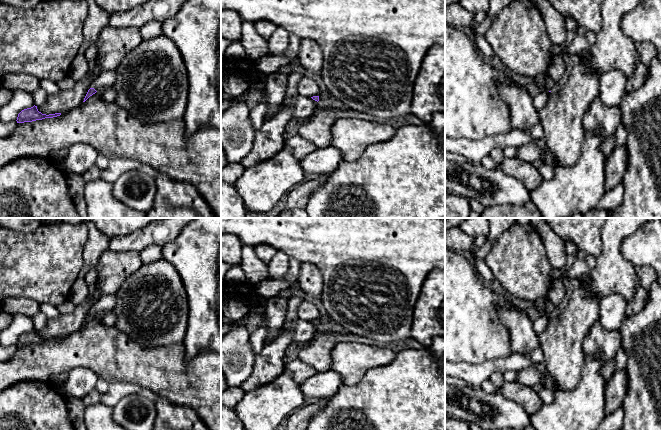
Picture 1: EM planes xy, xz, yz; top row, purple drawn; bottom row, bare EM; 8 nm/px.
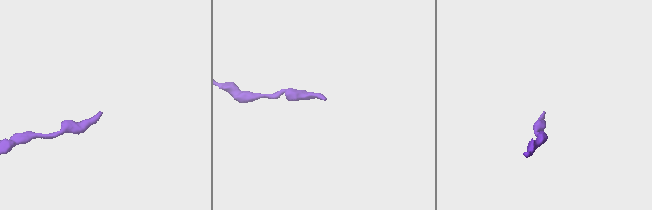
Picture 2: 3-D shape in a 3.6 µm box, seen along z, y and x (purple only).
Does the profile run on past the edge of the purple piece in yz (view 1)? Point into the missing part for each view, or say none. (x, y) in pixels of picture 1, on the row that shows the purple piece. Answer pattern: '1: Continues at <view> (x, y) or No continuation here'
1: No continuation here

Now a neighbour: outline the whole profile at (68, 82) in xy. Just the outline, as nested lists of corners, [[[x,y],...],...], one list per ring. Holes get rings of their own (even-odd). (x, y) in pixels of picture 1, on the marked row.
[[[70,75],[62,79],[61,81],[57,82],[57,85],[60,90],[68,90],[72,89],[75,85],[76,81]]]

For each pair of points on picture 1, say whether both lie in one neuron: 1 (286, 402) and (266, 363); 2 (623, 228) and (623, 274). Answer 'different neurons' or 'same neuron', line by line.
1: different neurons
2: same neuron

